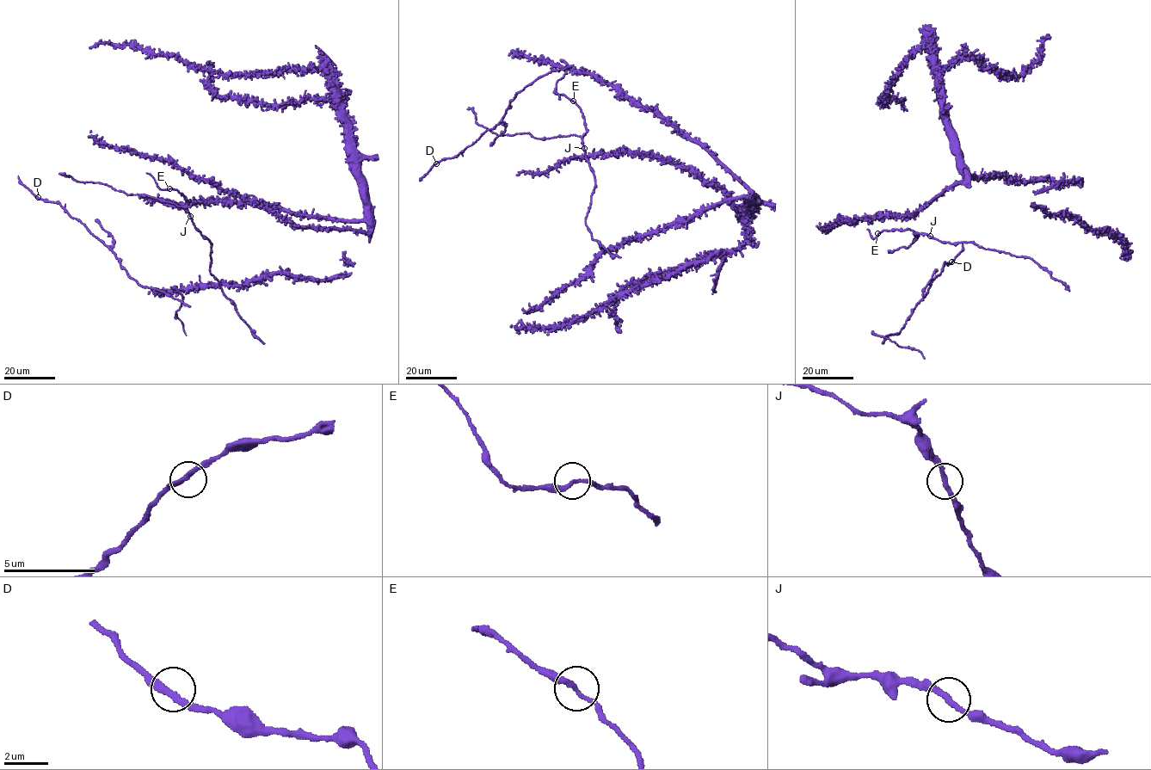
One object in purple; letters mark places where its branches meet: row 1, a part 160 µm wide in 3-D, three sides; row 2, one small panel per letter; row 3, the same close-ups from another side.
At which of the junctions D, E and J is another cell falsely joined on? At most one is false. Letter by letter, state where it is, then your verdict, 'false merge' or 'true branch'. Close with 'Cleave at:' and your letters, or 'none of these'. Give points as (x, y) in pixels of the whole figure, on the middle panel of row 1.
D: (436, 163) | true branch
E: (573, 101) | true branch
J: (584, 148) | true branch
Cleave at: none of these

